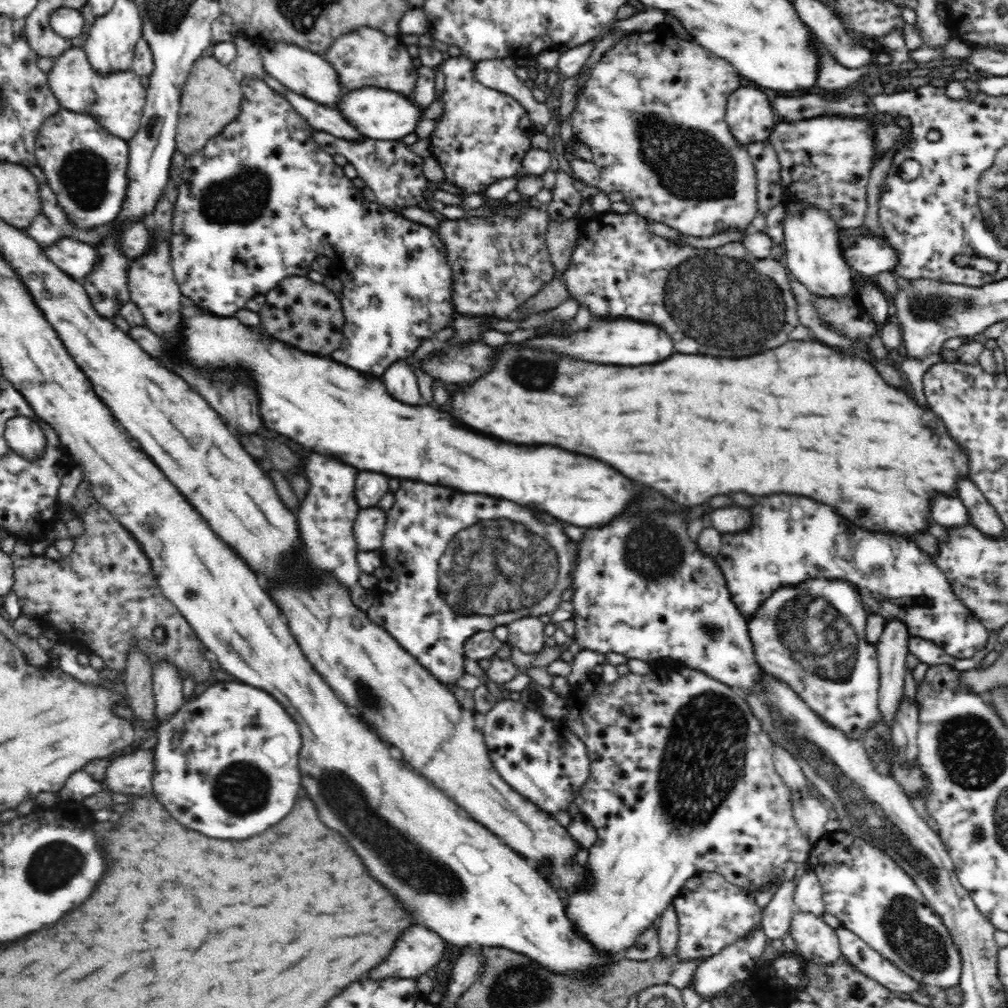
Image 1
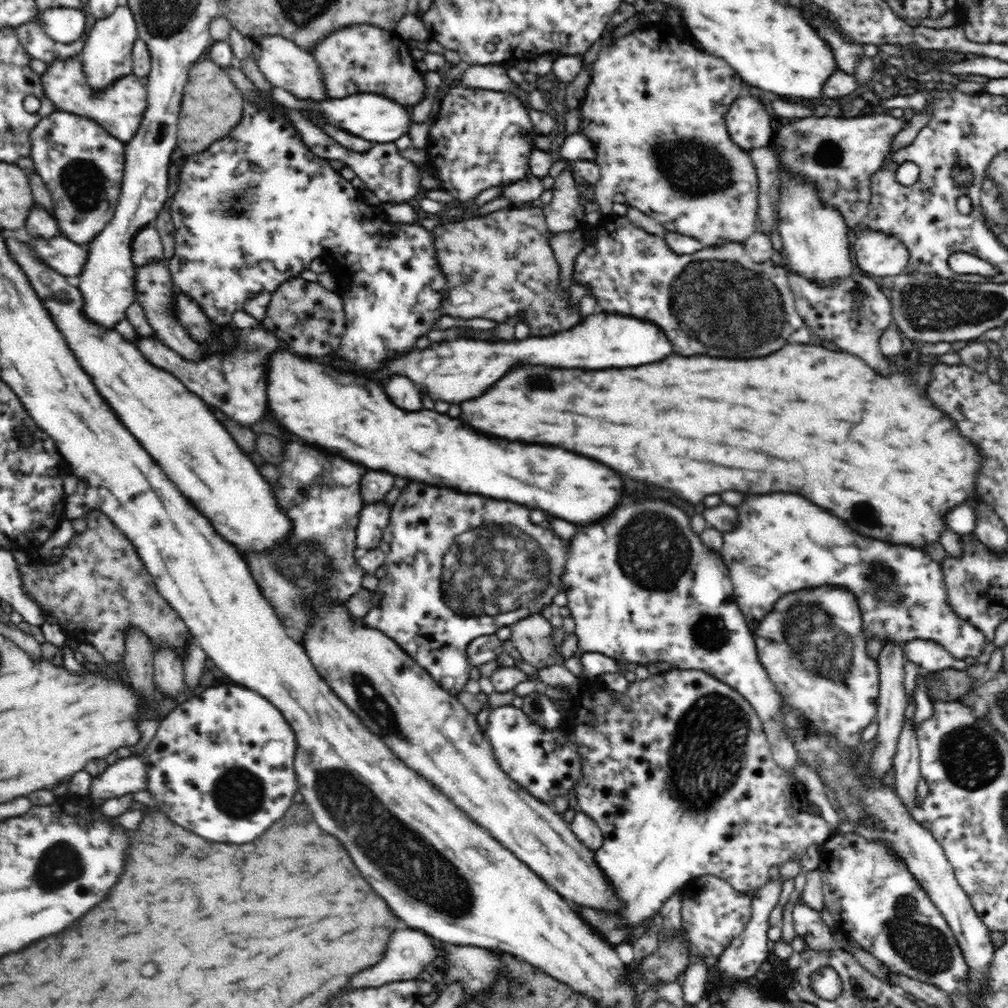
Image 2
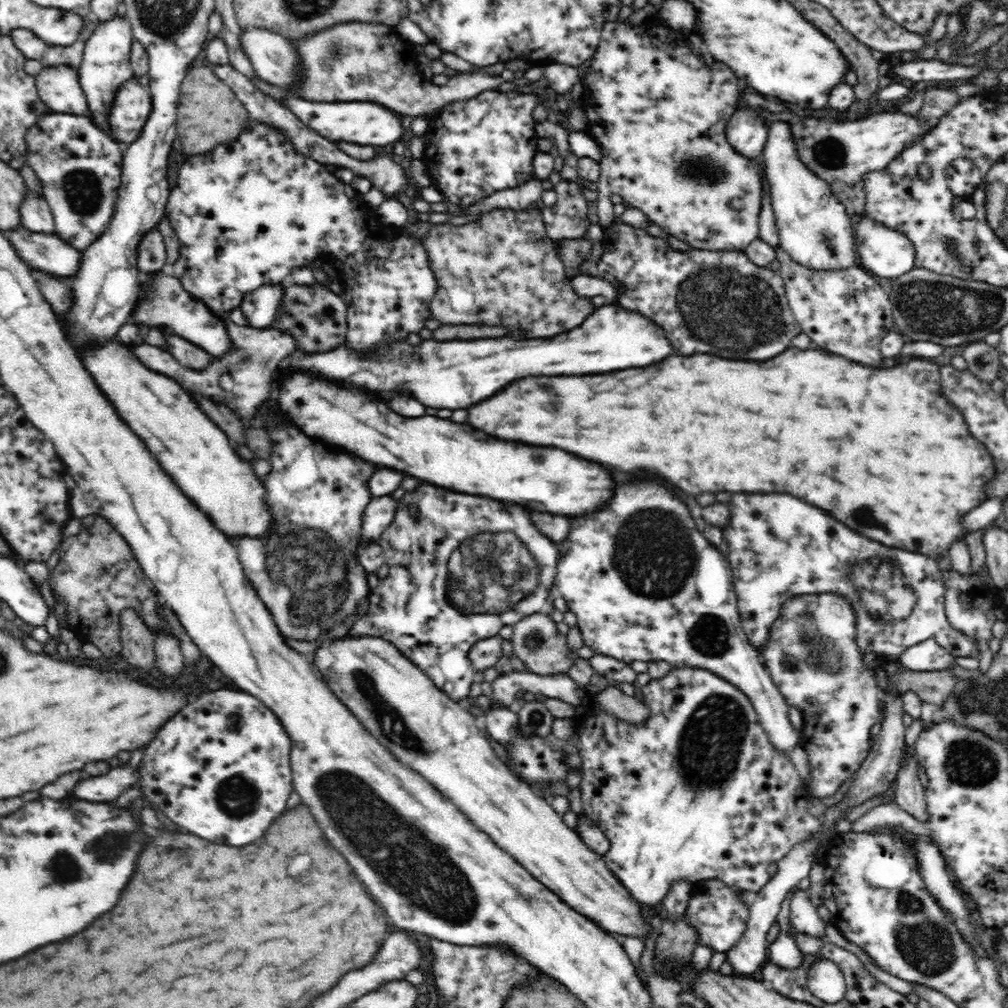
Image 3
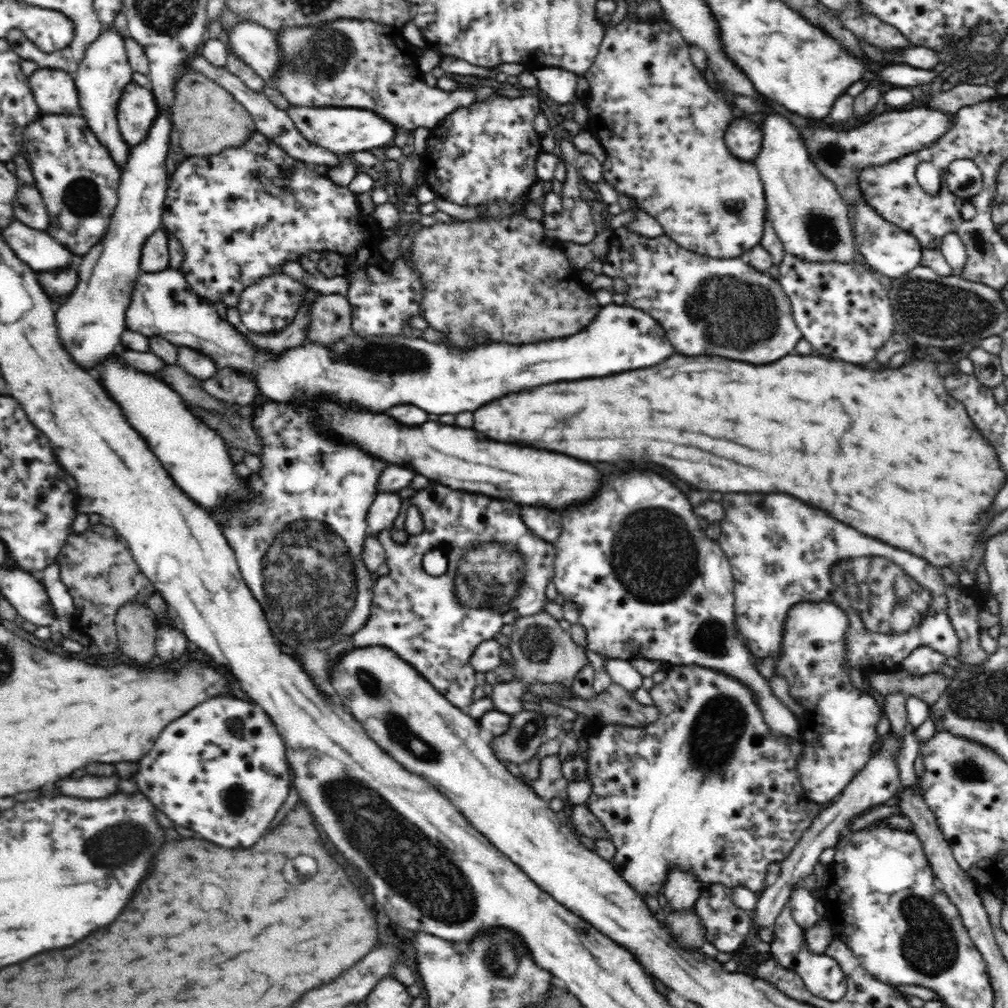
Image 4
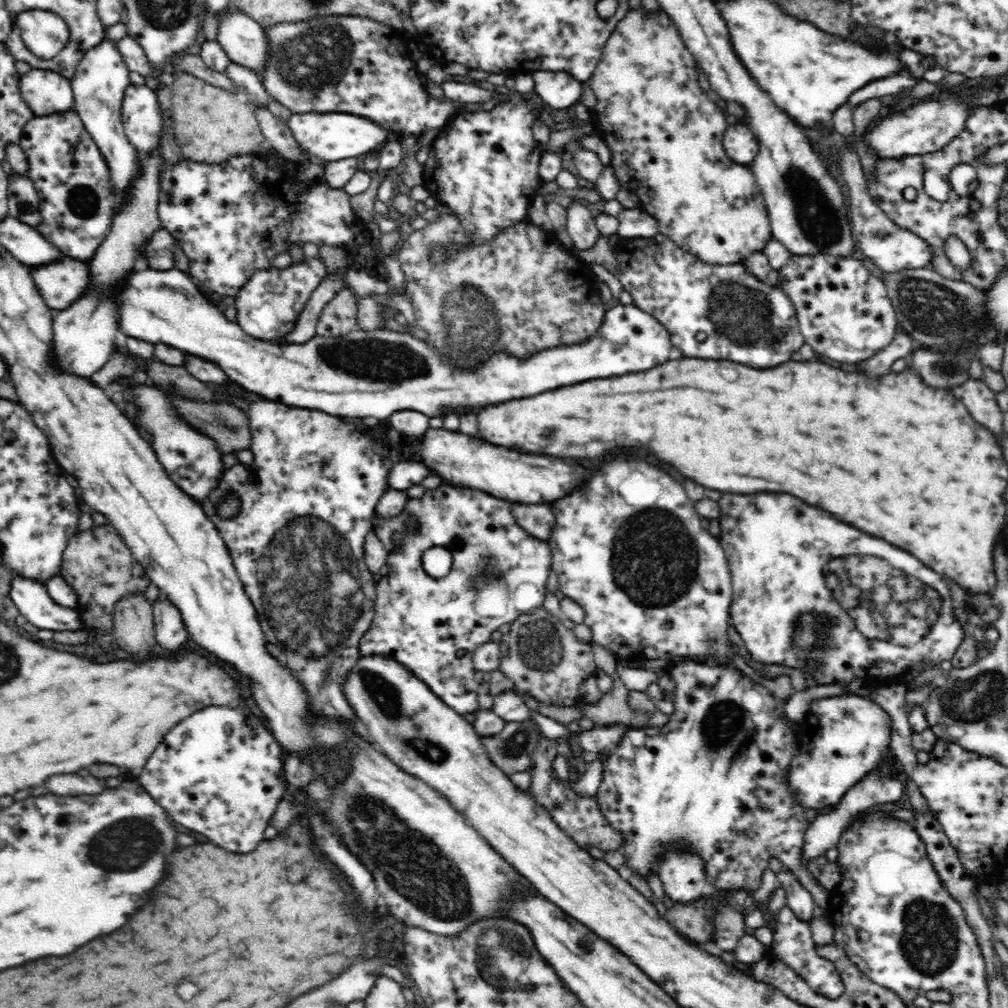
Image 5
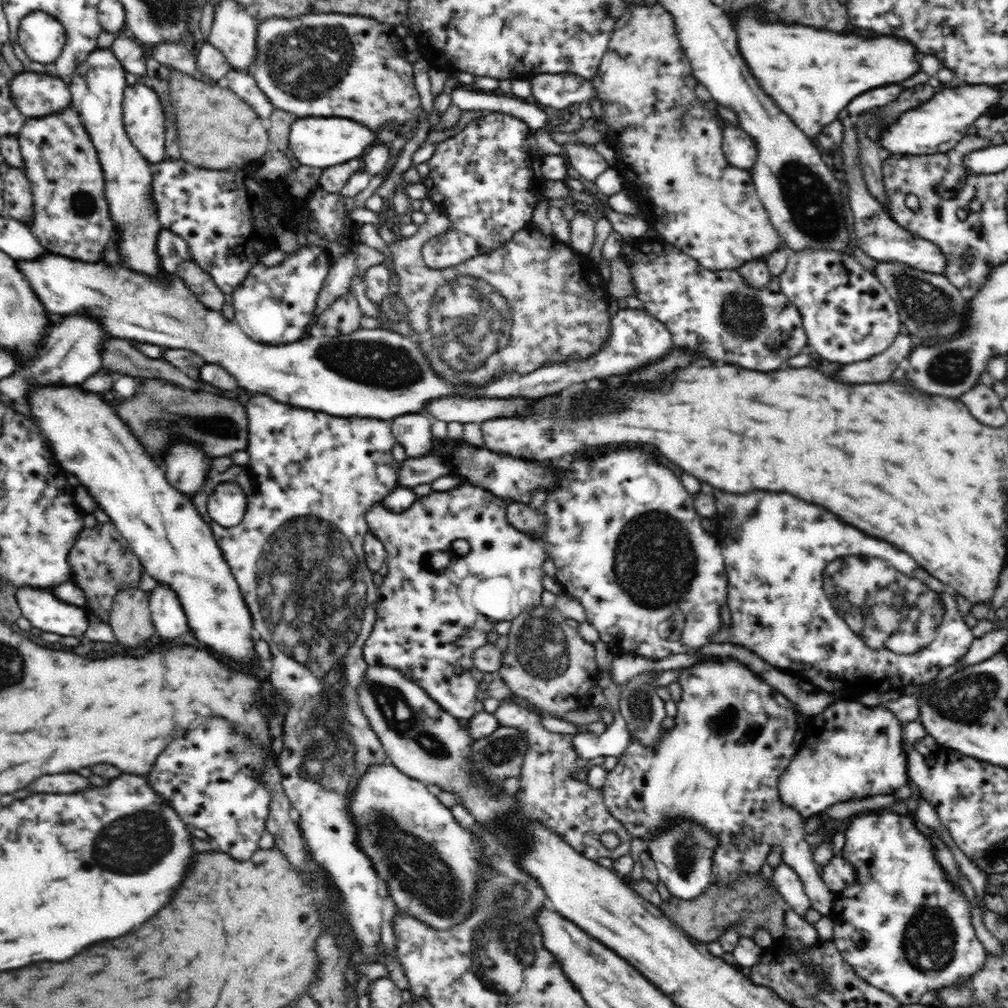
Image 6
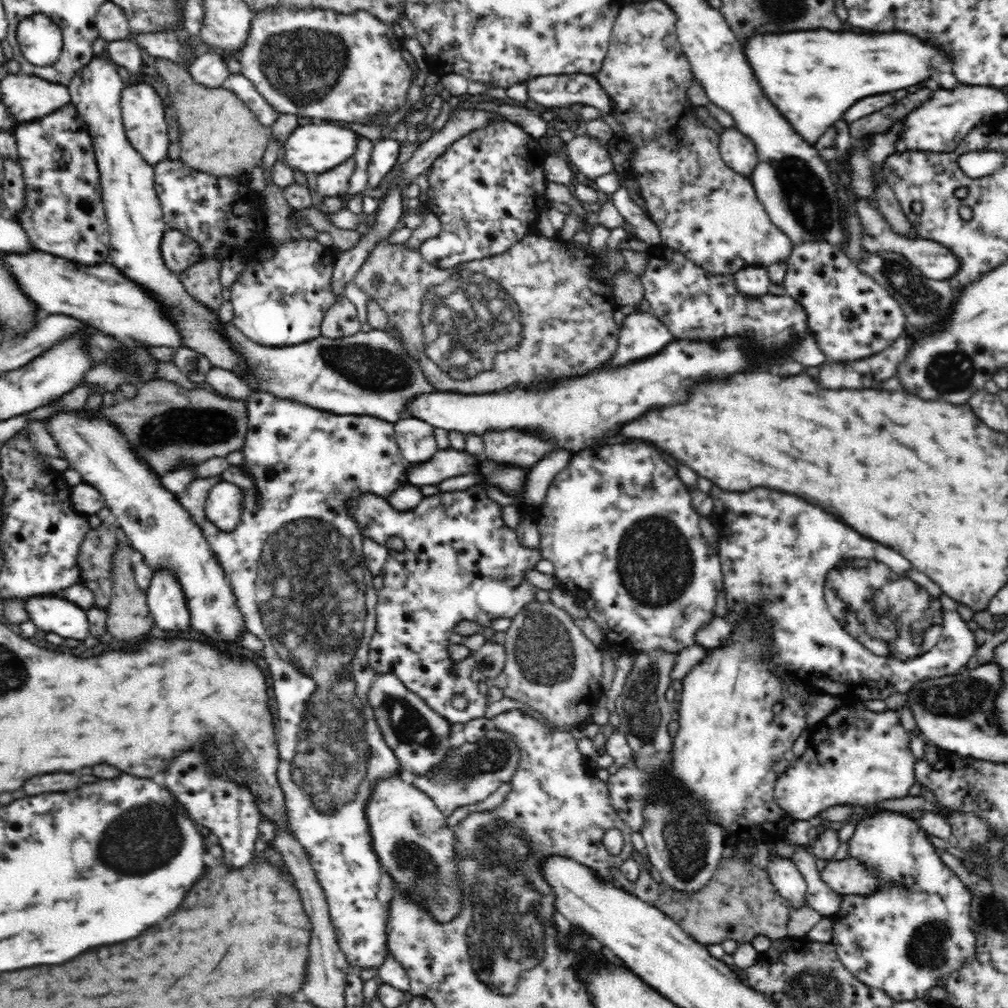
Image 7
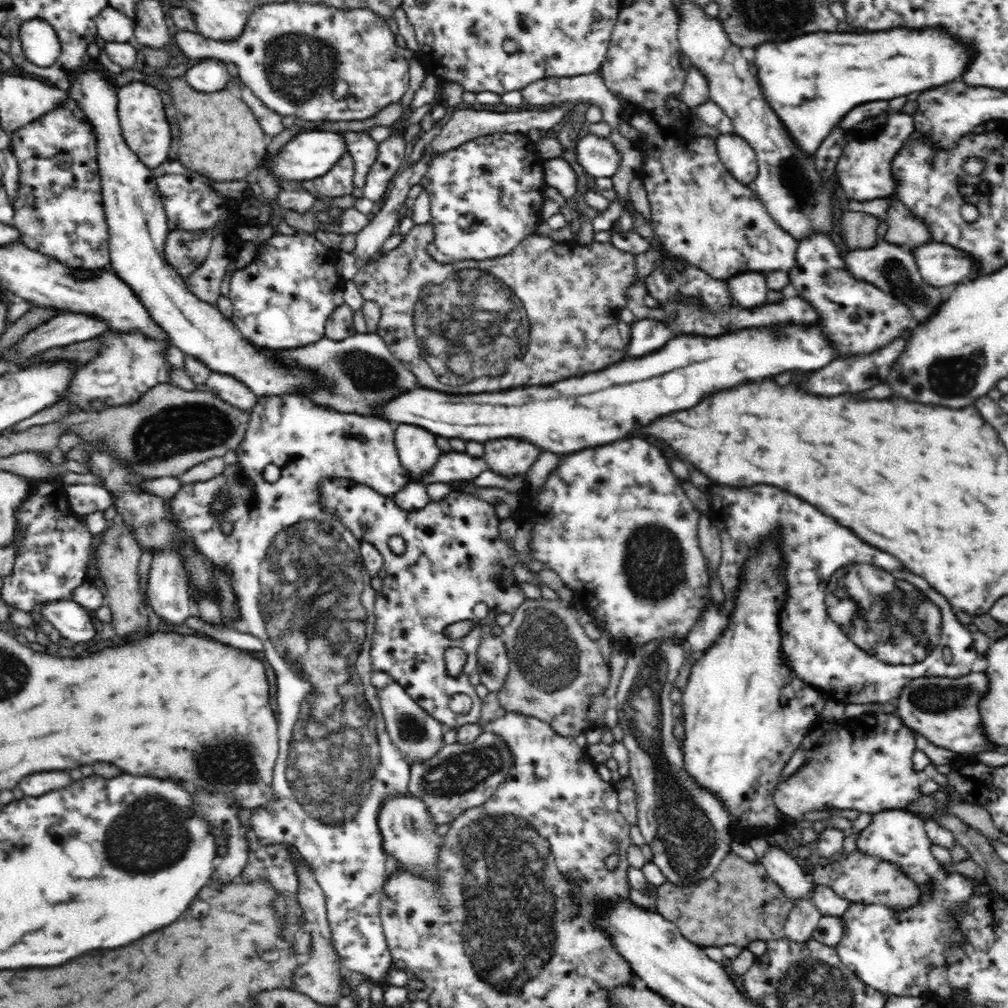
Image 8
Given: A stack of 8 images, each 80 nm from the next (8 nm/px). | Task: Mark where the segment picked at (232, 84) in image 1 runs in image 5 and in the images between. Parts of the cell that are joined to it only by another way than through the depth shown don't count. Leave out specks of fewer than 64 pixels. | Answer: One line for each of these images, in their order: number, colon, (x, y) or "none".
2: (211, 106)
3: (209, 112)
4: (209, 119)
5: (213, 123)

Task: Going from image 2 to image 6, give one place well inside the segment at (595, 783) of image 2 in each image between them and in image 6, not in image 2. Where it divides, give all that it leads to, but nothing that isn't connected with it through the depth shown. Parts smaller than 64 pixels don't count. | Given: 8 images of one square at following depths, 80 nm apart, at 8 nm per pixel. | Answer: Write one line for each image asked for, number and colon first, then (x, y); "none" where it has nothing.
3: (697, 792)
4: (707, 788)
5: (713, 780)
6: (733, 737)

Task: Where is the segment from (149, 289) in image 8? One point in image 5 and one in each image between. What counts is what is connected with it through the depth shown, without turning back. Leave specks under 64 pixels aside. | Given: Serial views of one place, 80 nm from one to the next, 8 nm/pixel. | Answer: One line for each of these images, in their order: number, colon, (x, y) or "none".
5: (100, 81)
6: (97, 87)
7: (133, 210)

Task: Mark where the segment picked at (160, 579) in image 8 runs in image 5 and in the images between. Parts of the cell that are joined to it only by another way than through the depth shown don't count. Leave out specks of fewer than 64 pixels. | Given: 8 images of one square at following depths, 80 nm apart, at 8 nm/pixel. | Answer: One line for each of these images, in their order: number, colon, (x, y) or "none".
5: (170, 632)
6: (169, 619)
7: (165, 599)

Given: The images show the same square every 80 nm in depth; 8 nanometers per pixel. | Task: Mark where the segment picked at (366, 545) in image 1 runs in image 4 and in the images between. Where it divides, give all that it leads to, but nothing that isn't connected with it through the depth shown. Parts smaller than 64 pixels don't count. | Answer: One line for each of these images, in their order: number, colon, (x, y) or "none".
2: (374, 517)
3: (379, 513)
4: (386, 508)

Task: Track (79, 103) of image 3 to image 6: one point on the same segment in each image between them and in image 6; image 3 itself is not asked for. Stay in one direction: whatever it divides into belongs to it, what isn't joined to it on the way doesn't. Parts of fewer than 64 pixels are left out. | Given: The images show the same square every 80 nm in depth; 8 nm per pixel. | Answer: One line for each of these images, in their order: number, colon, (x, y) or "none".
4: (55, 92)
5: (46, 92)
6: (36, 95)

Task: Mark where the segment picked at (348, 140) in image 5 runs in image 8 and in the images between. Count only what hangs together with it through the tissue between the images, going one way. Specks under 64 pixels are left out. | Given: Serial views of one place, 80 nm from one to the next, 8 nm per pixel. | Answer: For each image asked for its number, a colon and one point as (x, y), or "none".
6: (320, 142)
7: (315, 146)
8: (310, 154)

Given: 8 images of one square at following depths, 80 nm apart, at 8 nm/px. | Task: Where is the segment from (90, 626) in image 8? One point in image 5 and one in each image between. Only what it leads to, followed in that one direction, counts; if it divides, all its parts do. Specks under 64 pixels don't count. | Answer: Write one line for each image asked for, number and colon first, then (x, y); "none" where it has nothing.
5: (31, 596)
6: (44, 611)
7: (52, 614)

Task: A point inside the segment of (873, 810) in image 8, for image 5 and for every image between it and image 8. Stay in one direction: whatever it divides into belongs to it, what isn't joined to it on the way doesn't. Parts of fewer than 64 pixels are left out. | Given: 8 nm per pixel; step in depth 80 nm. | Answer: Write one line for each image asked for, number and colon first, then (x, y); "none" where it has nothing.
5: (852, 738)
6: (861, 751)
7: (865, 760)

